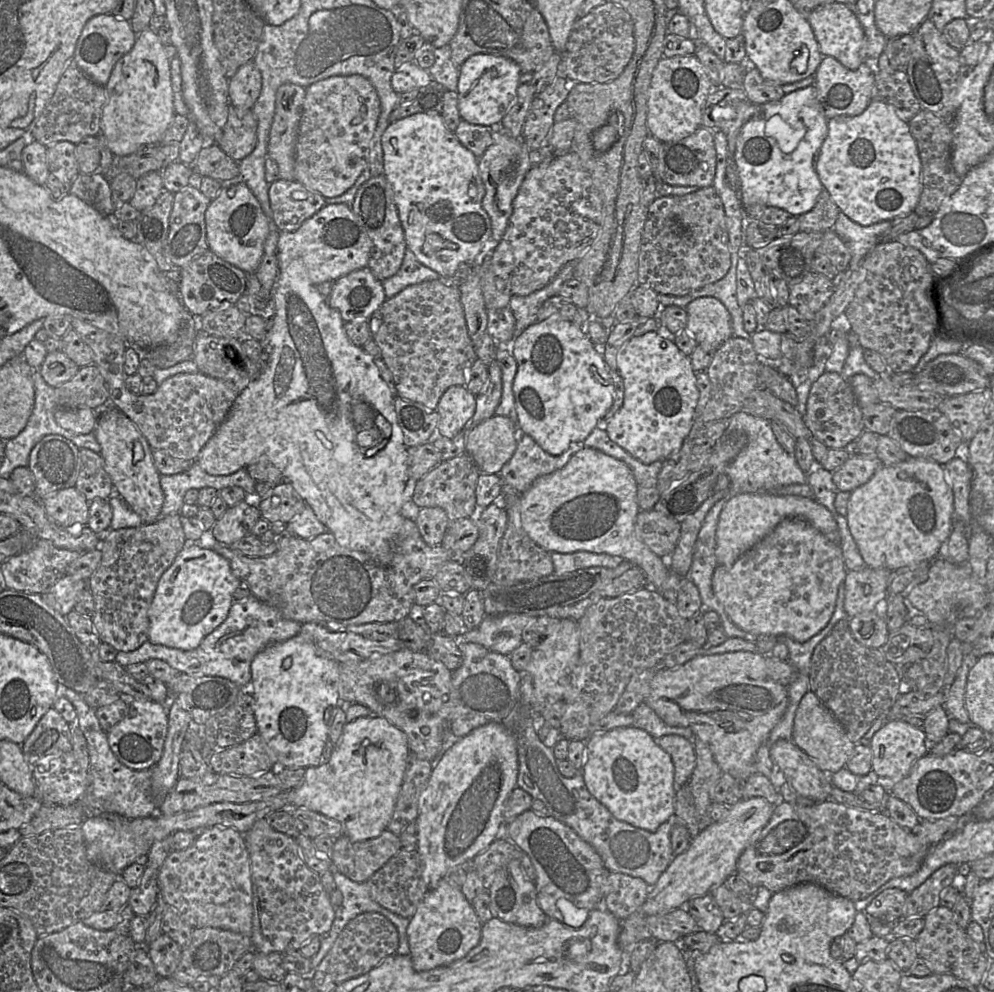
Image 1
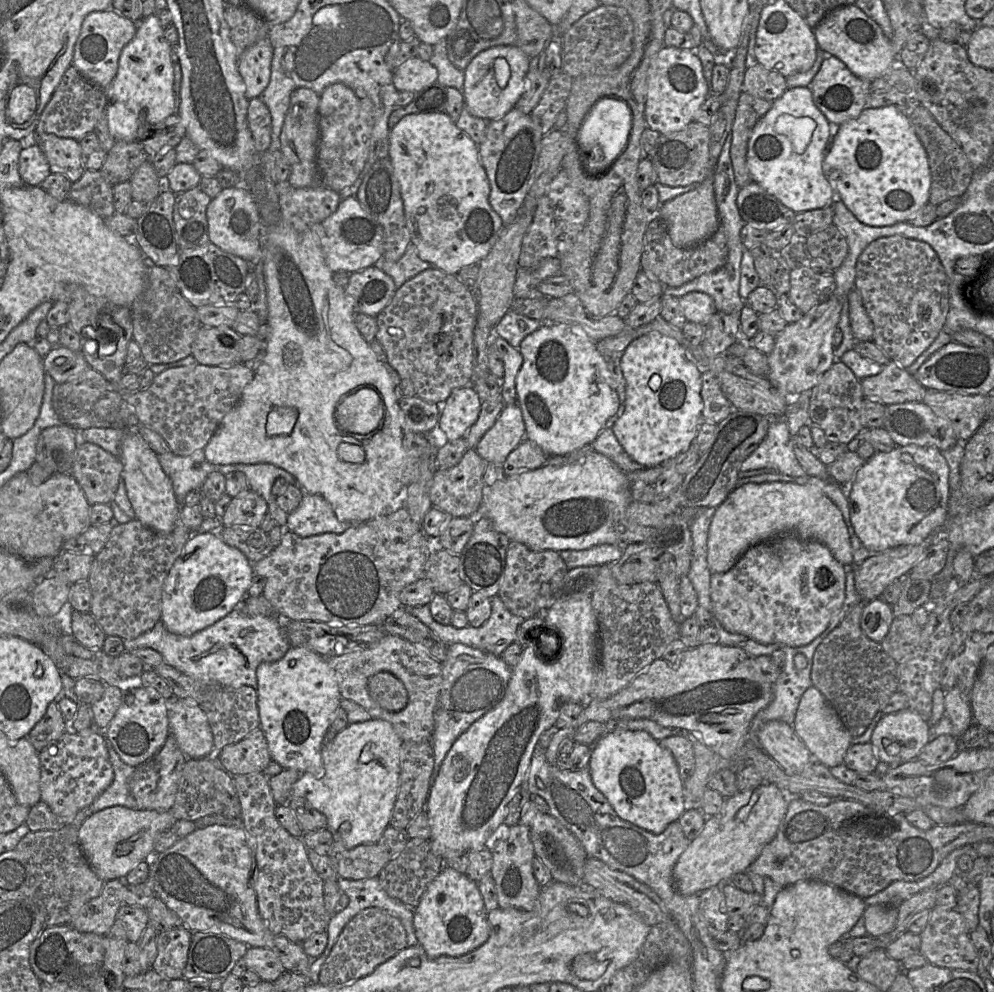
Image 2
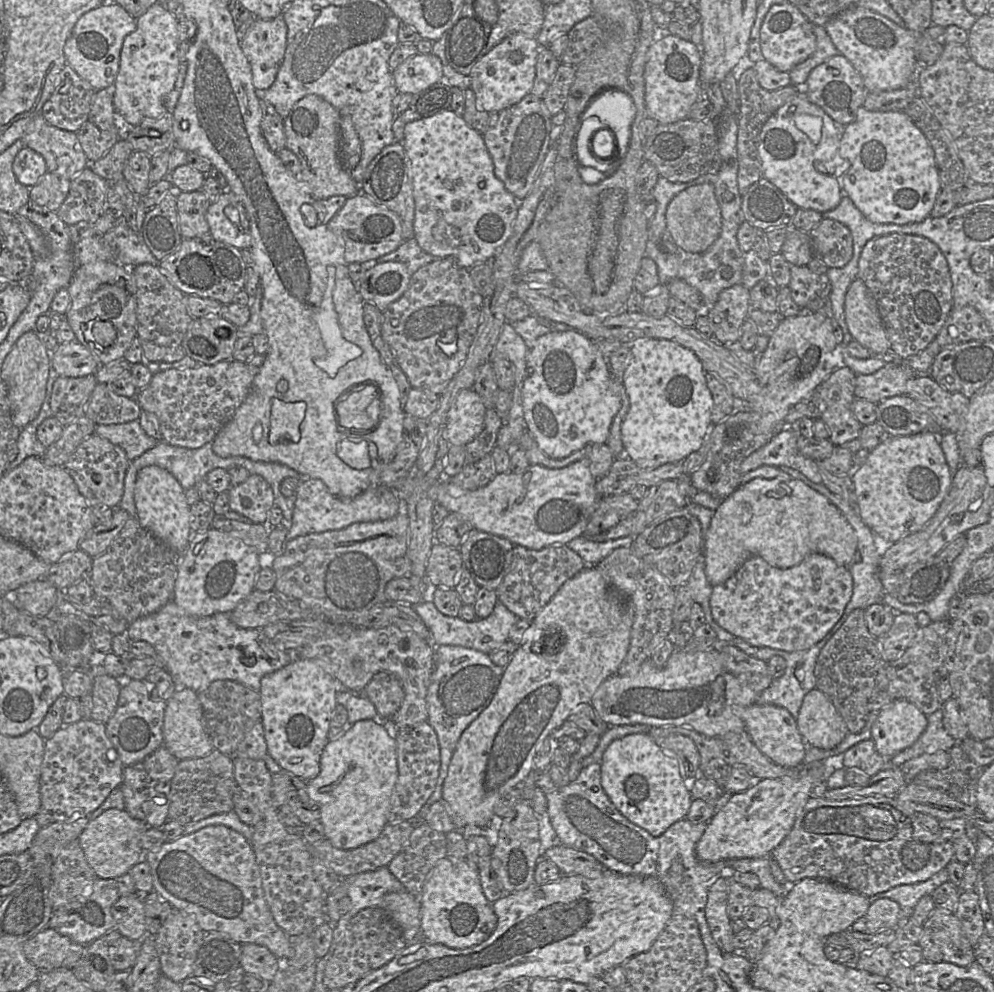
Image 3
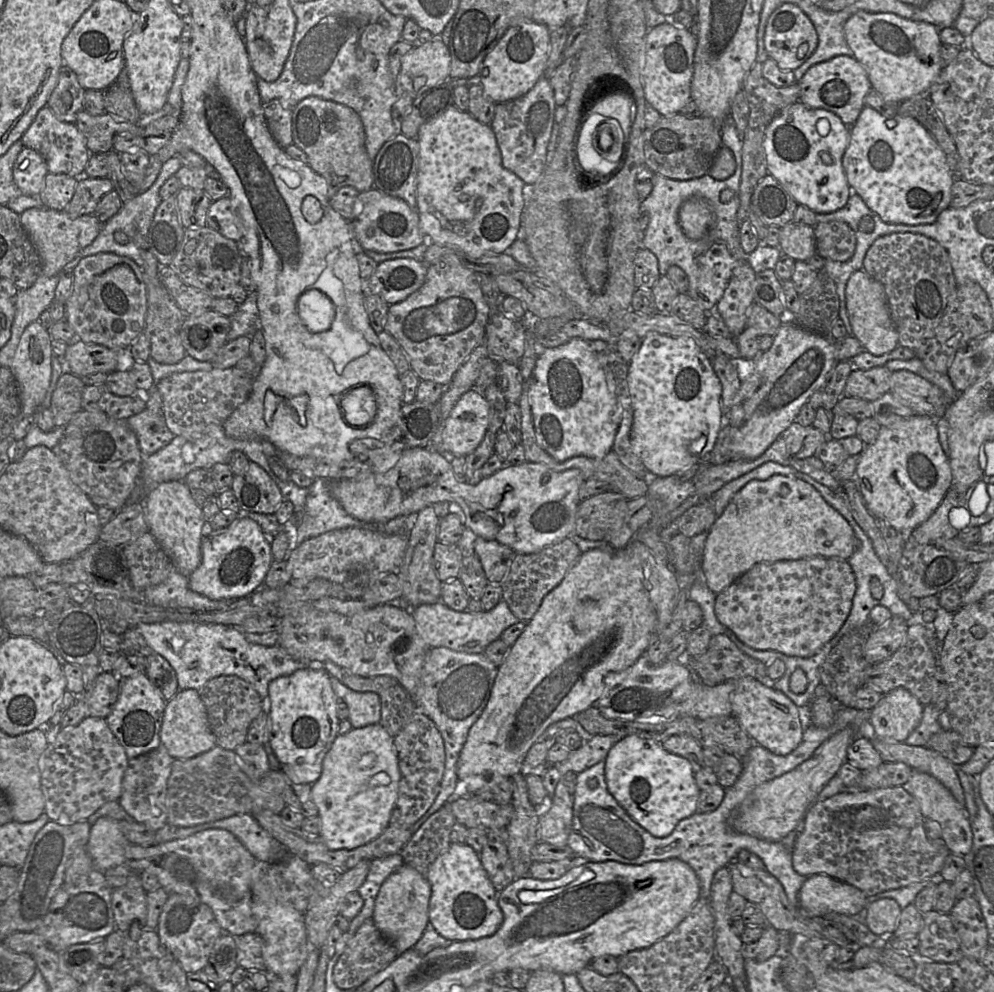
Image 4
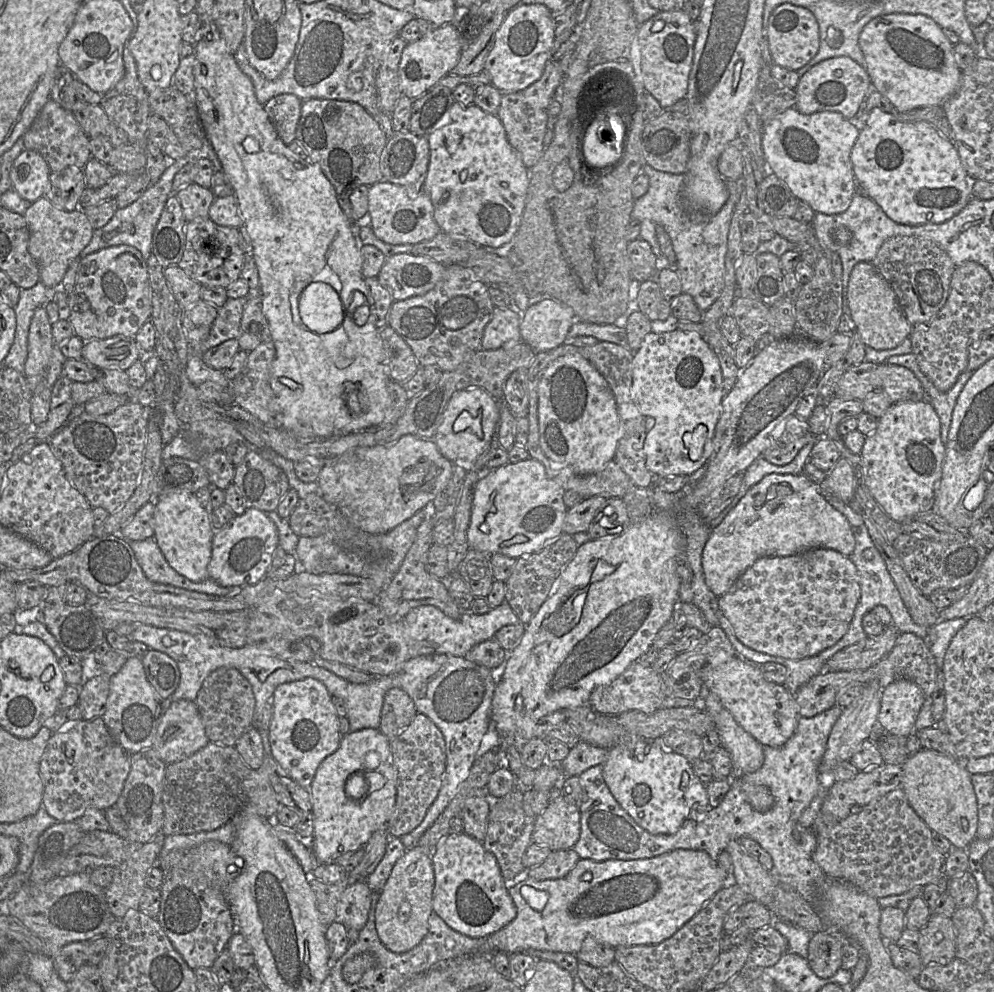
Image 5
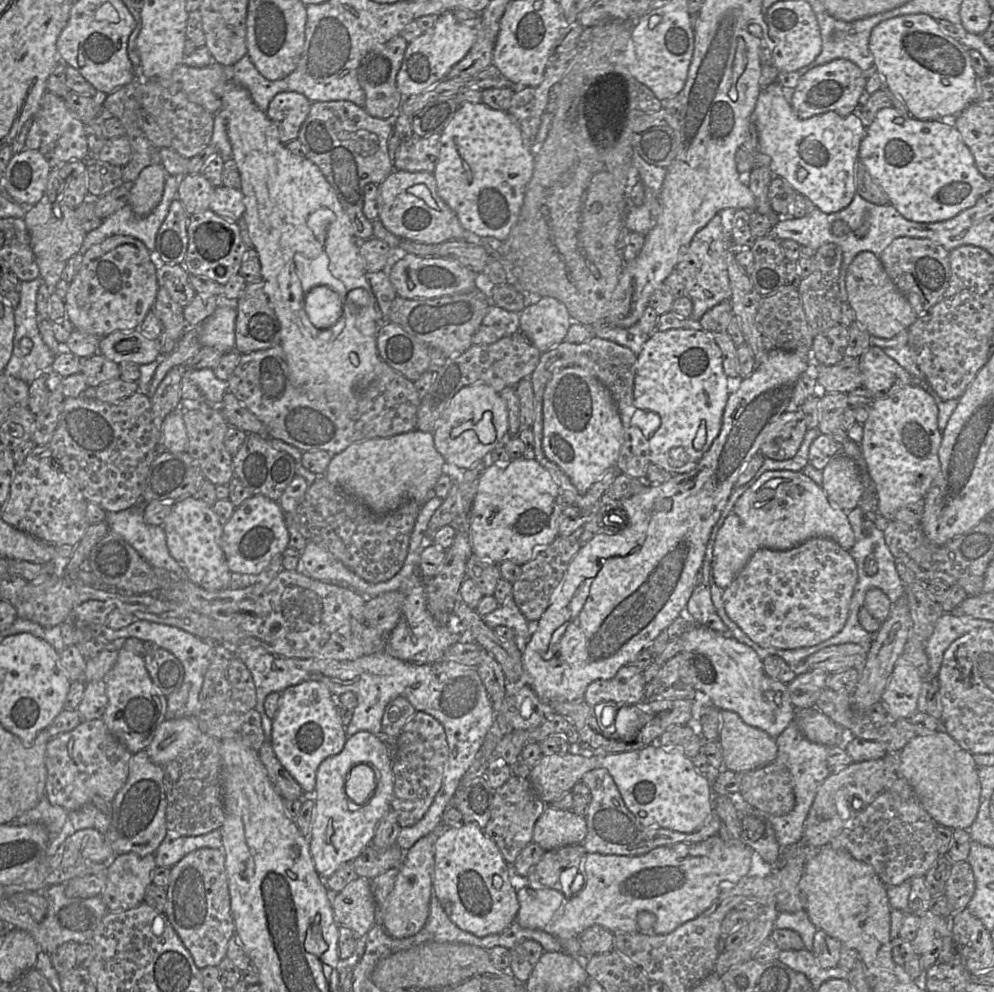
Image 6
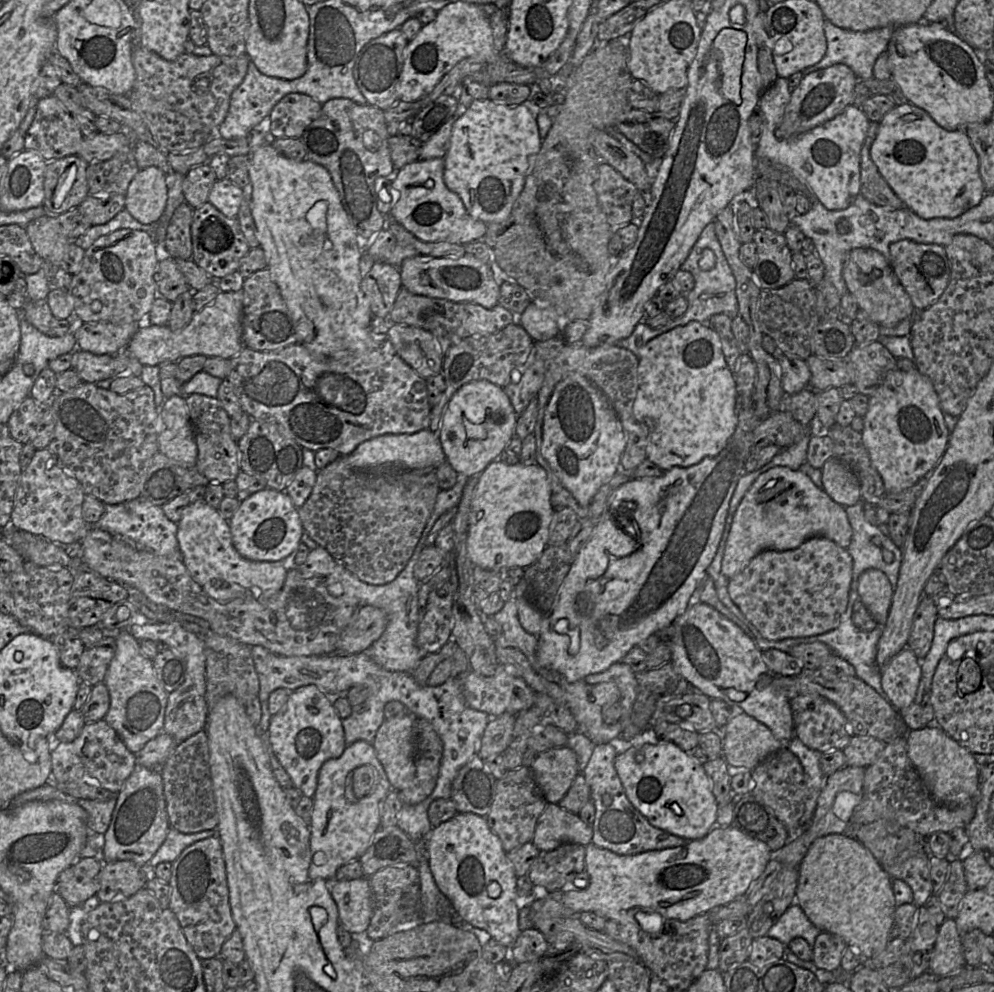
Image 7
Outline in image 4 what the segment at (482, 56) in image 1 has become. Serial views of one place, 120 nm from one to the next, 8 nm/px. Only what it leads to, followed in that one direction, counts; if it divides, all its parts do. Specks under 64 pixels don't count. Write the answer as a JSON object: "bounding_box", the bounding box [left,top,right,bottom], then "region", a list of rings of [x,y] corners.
{"bounding_box":[478,21,550,104],"region":[[[534,21],[513,23],[483,60],[478,76],[485,96],[497,104],[526,94],[545,75],[549,53],[550,31],[545,25]]]}

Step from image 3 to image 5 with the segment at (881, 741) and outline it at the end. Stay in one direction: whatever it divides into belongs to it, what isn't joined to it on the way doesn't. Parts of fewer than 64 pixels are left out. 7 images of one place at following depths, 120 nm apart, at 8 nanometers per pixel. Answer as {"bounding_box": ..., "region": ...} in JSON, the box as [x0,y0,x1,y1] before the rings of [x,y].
{"bounding_box":[877,679,923,736],"region":[[[906,679],[892,682],[882,689],[877,727],[895,736],[913,733],[923,701],[923,692],[914,682]]]}

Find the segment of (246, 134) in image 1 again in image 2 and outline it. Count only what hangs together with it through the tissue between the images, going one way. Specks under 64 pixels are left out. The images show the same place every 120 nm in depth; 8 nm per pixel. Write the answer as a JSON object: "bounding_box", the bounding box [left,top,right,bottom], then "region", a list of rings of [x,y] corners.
{"bounding_box":[247,97,272,153],"region":[[[260,97],[249,100],[247,122],[257,152],[263,153],[271,143],[272,119],[268,107]]]}

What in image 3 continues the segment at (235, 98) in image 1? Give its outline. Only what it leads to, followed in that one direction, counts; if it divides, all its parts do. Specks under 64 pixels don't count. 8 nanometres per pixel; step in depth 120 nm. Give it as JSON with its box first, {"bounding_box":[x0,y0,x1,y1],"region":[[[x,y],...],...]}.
{"bounding_box":[241,15,287,91],"region":[[[282,15],[274,19],[256,18],[241,40],[241,48],[252,72],[257,91],[268,89],[275,81],[284,57],[287,26]]]}

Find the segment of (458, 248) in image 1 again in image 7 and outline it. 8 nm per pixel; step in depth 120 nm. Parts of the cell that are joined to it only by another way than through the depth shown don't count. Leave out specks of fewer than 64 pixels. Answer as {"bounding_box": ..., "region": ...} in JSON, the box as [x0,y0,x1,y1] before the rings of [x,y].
{"bounding_box":[443,98,541,224],"region":[[[489,98],[473,100],[453,123],[449,146],[443,158],[443,181],[449,190],[458,194],[472,218],[486,224],[503,222],[509,217],[523,189],[541,142],[536,119],[525,105],[509,106]]]}

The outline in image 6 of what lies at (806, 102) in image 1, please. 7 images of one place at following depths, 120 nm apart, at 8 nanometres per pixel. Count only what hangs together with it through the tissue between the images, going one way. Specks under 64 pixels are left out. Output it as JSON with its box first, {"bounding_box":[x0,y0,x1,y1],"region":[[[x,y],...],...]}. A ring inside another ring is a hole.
{"bounding_box":[754,81,865,213],"region":[[[775,81],[761,91],[754,115],[759,129],[759,150],[770,157],[770,170],[774,176],[783,178],[797,193],[810,199],[824,213],[835,213],[846,208],[856,194],[856,163],[859,148],[865,135],[862,121],[853,113],[841,116],[834,111],[815,115],[808,119],[797,116],[790,103],[789,95],[782,85]],[[805,168],[808,176],[804,180],[797,177],[798,169]]]}

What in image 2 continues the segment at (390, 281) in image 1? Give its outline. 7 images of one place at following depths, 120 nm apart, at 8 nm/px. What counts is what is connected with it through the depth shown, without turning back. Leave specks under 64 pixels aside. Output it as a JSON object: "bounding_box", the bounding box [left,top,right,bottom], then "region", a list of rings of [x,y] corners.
{"bounding_box":[379,243,434,288],"region":[[[410,243],[403,256],[395,262],[381,260],[379,266],[389,275],[397,288],[415,277],[419,273],[434,267],[431,263],[423,261],[418,255],[417,248]]]}

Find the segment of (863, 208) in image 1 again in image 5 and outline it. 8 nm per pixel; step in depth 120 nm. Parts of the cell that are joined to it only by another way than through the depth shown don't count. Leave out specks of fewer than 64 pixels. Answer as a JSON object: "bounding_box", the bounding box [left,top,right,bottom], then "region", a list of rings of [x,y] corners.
{"bounding_box":[851,108,972,225],"region":[[[873,108],[851,150],[857,184],[893,221],[903,225],[941,224],[959,213],[972,198],[972,180],[964,169],[954,143],[926,121],[901,121]]]}

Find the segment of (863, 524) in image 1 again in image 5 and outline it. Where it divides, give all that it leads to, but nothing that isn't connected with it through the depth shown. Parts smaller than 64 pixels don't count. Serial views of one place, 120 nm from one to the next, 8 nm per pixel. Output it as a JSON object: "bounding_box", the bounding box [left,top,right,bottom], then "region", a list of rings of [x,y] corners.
{"bounding_box":[860,400,945,523],"region":[[[928,400],[892,404],[878,419],[876,430],[866,436],[860,456],[865,483],[873,498],[892,520],[902,523],[906,518],[932,509],[936,486],[942,476],[945,445],[940,438],[940,420]]]}

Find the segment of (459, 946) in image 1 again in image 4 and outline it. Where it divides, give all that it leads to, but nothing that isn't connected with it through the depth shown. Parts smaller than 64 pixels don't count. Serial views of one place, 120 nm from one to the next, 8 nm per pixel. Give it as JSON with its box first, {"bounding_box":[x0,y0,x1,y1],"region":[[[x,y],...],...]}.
{"bounding_box":[426,844,503,942],"region":[[[450,844],[430,865],[426,878],[431,885],[428,916],[436,931],[451,942],[477,940],[493,935],[503,922],[503,913],[498,905],[498,893],[488,878],[480,855],[468,844]]]}

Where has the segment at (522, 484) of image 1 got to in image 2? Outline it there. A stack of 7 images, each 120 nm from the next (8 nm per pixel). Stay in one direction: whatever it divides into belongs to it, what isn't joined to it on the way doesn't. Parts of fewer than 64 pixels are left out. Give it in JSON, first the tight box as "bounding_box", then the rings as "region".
{"bounding_box":[503,438,547,477],"region":[[[525,438],[503,463],[506,477],[536,470],[546,465],[547,455],[535,442]]]}

